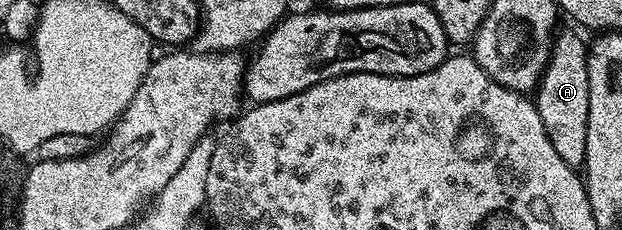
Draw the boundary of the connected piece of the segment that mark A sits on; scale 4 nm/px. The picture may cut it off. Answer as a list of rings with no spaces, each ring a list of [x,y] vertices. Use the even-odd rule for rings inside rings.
[[[575,29],[562,30],[555,35],[552,55],[548,67],[540,77],[540,84],[534,91],[534,101],[538,116],[542,116],[546,136],[550,136],[550,144],[554,144],[558,156],[562,156],[568,166],[580,168],[583,167],[586,156],[586,128],[590,116],[588,46],[575,34]]]

